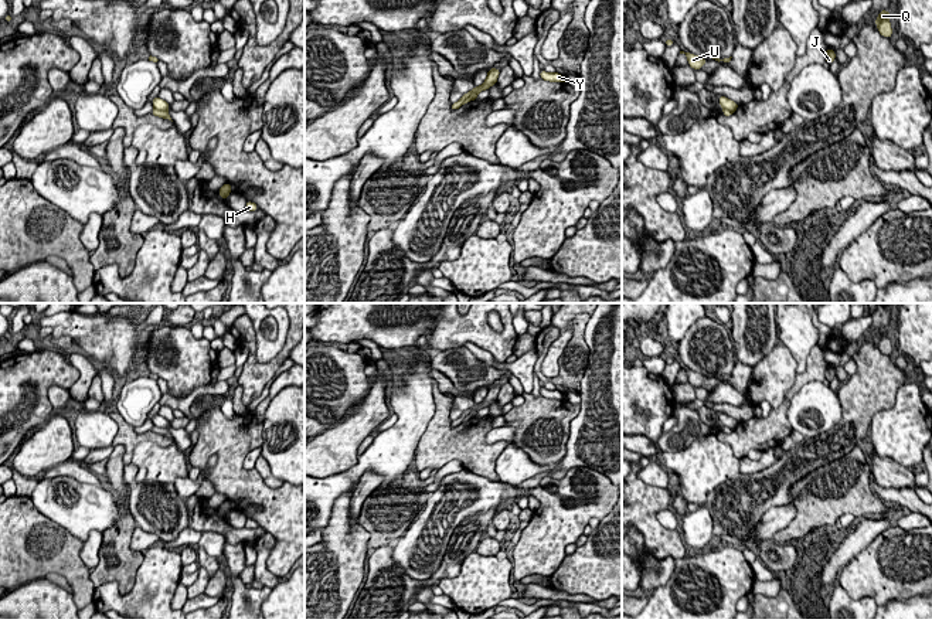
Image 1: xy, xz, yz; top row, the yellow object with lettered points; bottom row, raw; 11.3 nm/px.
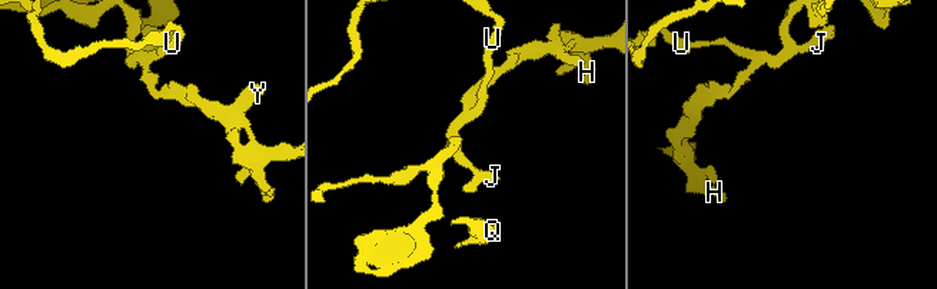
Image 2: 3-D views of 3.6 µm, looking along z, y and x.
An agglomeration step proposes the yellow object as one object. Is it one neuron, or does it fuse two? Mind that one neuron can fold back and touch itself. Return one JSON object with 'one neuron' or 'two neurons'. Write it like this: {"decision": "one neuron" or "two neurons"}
{"decision": "two neurons"}

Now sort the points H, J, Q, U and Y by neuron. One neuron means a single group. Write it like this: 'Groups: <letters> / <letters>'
Groups: H Y / J Q U

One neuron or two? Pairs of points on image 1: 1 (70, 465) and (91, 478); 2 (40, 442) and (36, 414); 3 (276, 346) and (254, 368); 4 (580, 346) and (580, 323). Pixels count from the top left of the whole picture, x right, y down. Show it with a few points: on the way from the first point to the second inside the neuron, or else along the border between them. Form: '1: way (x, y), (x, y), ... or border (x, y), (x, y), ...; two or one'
1: way (75, 469), (85, 476); one
2: border (54, 412), (40, 427); two
3: border (254, 330), (255, 357), (261, 363), (268, 363); two
4: way (578, 340), (578, 329); one

